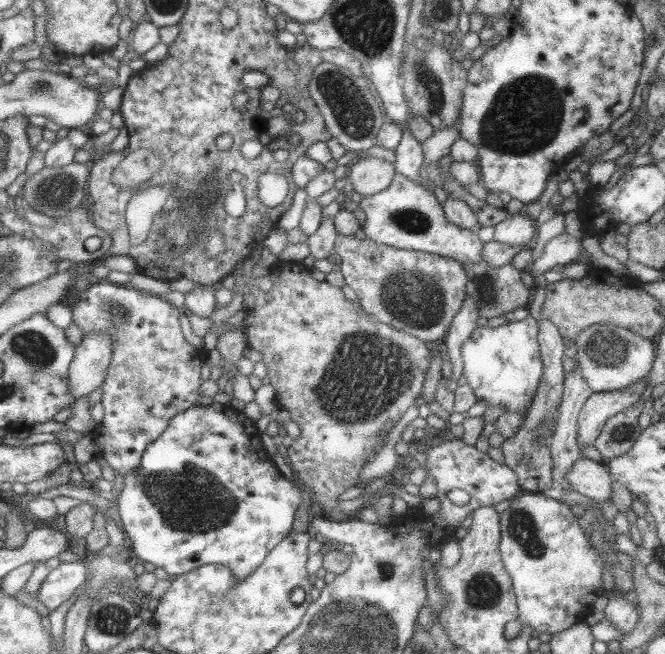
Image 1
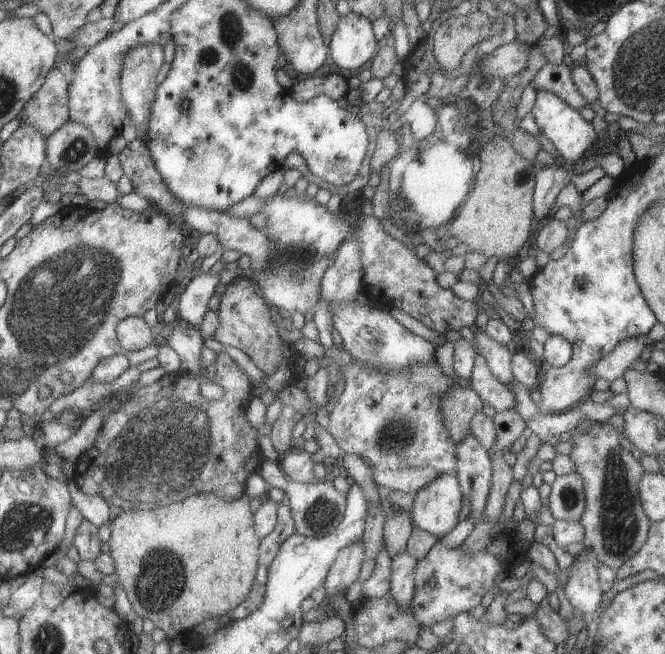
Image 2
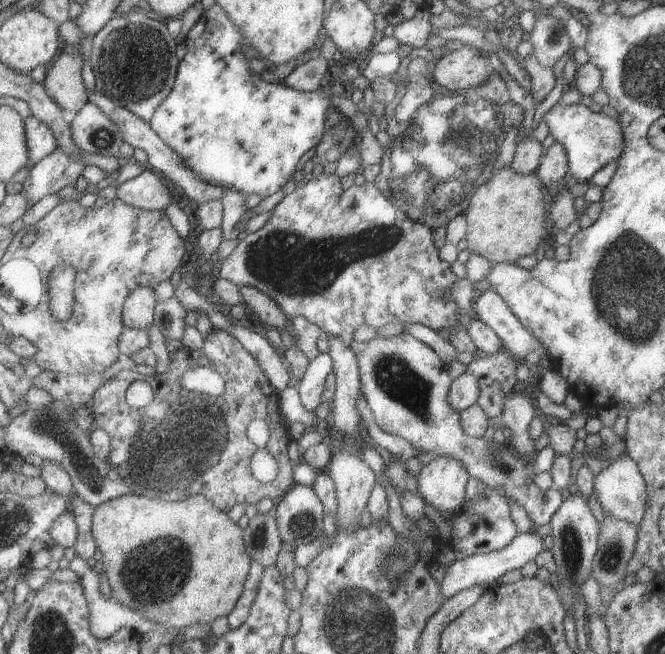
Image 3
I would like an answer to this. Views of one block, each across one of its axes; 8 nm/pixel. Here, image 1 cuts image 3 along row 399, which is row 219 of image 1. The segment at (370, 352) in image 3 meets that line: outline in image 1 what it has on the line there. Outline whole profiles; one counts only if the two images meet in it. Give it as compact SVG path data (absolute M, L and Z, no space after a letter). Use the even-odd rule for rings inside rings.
M394 175L390 187L371 196L362 196L358 207L365 213L361 229L368 240L402 250L413 250L451 258L461 265L478 264L482 242L476 232L458 228L446 220L439 203L433 194L424 187L403 177Z

